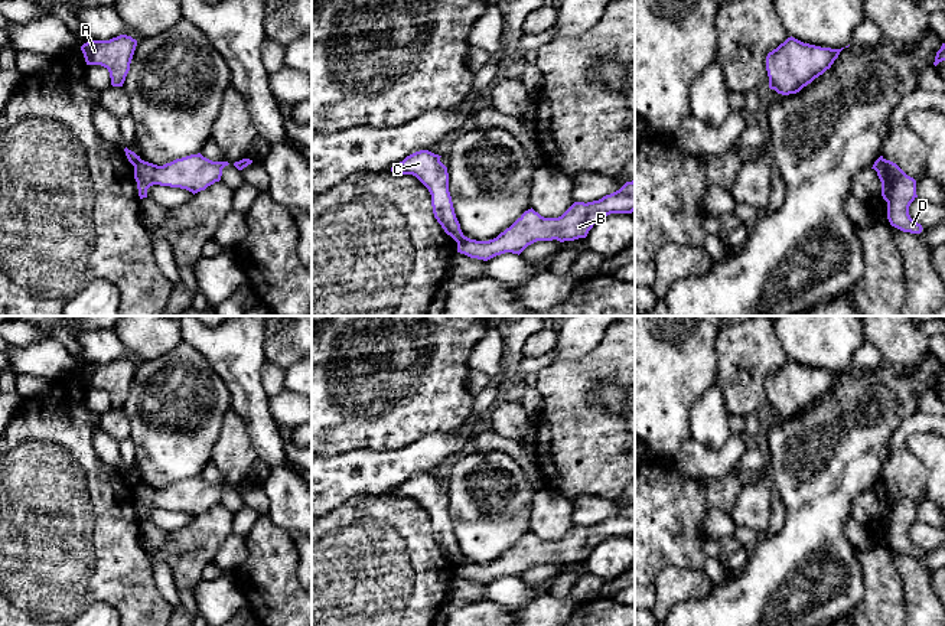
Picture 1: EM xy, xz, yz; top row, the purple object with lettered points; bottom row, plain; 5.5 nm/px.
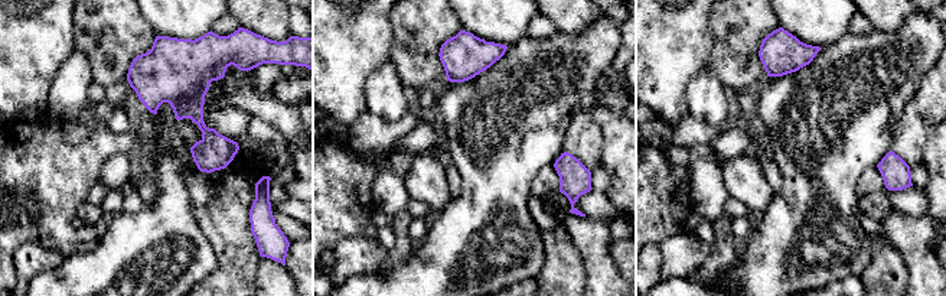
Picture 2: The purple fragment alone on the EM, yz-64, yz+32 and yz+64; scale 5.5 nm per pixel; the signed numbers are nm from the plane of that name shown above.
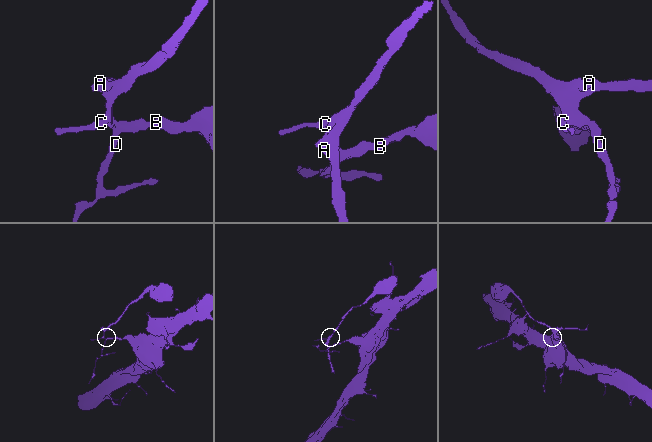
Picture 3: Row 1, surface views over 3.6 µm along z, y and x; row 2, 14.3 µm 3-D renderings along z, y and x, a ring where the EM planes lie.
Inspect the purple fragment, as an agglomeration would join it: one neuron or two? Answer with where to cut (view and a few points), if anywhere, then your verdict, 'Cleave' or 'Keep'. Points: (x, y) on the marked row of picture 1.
Split along xy (140, 159), (134, 168). Cleave

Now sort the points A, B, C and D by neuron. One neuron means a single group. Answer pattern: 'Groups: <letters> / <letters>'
Groups: A C / B D

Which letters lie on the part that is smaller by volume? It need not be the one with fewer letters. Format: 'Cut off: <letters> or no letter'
Cut off: A, C

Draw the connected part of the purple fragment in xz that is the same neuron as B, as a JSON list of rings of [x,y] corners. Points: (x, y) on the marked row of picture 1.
[[[635,180],[626,182],[619,190],[593,202],[574,202],[561,216],[544,218],[532,208],[525,211],[509,228],[489,241],[476,241],[463,235],[457,252],[488,261],[496,255],[521,254],[537,241],[560,242],[586,238],[596,222],[610,213],[635,211]]]

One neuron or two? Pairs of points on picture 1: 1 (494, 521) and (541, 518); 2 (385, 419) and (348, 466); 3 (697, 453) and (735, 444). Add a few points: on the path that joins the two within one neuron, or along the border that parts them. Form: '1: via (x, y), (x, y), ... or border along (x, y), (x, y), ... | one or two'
1: border along (540, 488), (533, 498), (530, 530) | two
2: border along (396, 447), (351, 447), (329, 455) | two
3: via (706, 456), (723, 456), (726, 453) | one

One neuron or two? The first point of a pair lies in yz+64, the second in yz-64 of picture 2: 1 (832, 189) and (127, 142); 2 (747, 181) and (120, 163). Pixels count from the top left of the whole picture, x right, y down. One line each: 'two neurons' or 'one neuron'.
1: two neurons
2: one neuron

